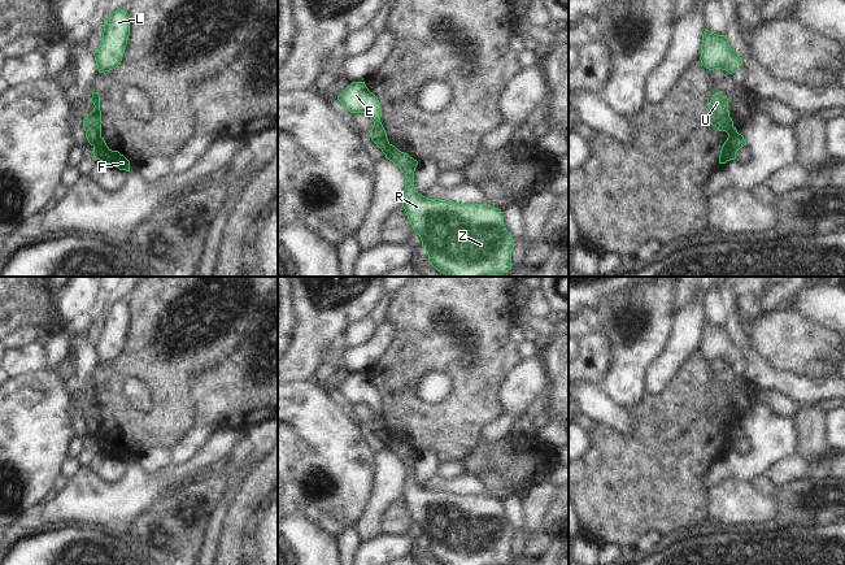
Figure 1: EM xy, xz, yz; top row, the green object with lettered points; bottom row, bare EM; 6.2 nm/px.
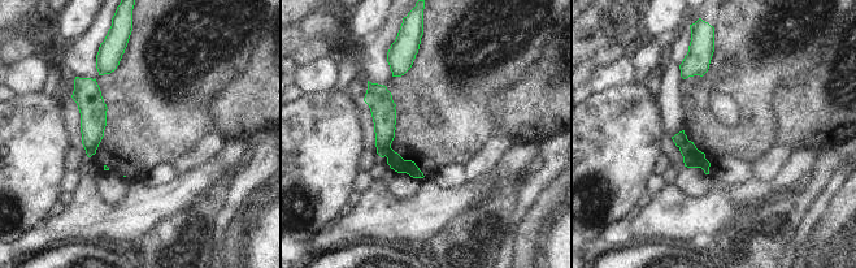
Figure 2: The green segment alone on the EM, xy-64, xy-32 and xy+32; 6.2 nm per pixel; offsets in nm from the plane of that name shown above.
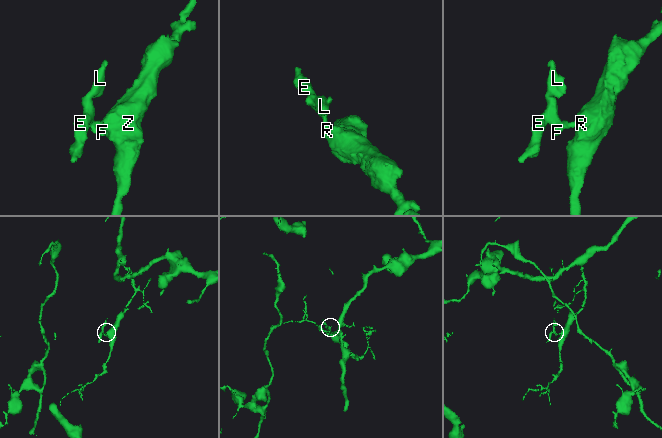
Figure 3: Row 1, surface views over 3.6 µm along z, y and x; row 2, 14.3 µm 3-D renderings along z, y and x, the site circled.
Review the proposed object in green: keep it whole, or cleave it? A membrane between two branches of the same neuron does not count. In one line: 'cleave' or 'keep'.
cleave

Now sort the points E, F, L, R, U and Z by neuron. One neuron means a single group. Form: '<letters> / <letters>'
E L U / F R Z

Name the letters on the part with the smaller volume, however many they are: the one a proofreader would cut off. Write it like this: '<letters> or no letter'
E, L, U

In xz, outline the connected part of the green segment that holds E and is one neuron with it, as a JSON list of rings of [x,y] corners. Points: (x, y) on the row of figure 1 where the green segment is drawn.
[[[352,82],[339,96],[337,100],[350,113],[366,113],[373,121],[371,140],[387,155],[389,142],[387,132],[380,122],[382,107],[378,97],[369,91],[365,82]]]

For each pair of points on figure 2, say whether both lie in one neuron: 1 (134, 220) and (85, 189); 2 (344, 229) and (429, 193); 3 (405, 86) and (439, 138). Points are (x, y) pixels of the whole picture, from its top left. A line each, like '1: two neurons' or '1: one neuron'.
1: one neuron
2: one neuron
3: one neuron

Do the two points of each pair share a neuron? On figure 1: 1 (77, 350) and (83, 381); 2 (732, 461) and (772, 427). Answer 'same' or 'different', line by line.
1: same
2: same

